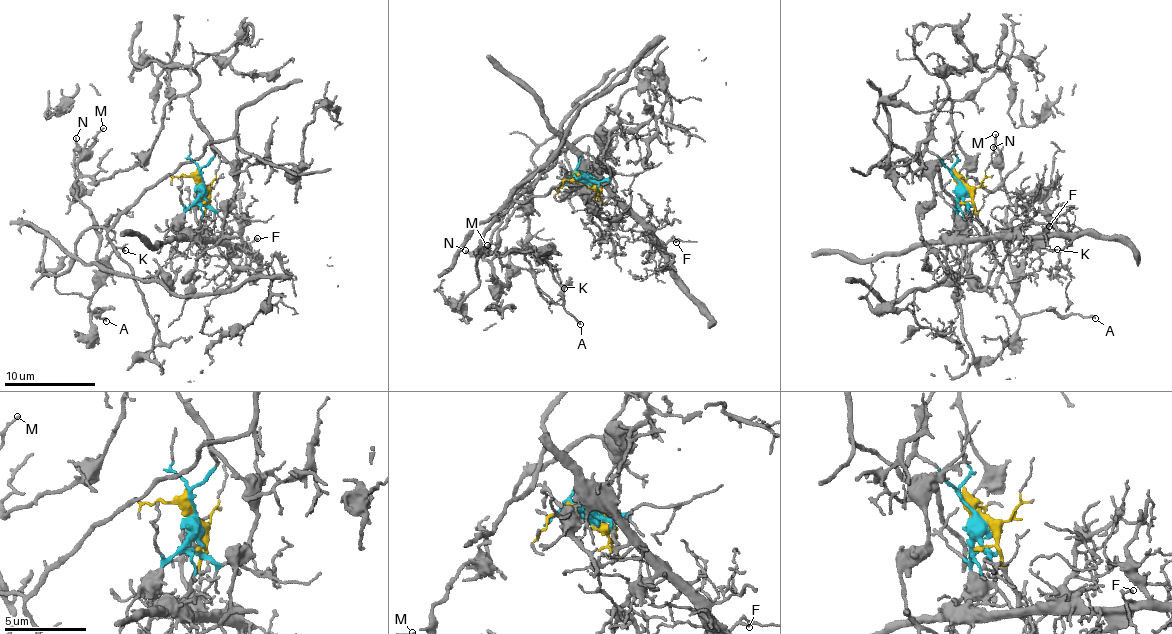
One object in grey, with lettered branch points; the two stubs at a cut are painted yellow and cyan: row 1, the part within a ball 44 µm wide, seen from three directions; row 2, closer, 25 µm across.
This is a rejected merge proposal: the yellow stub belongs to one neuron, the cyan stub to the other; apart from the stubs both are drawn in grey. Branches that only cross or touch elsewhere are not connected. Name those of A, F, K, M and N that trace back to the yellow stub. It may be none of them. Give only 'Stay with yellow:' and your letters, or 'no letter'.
Stay with yellow: F

